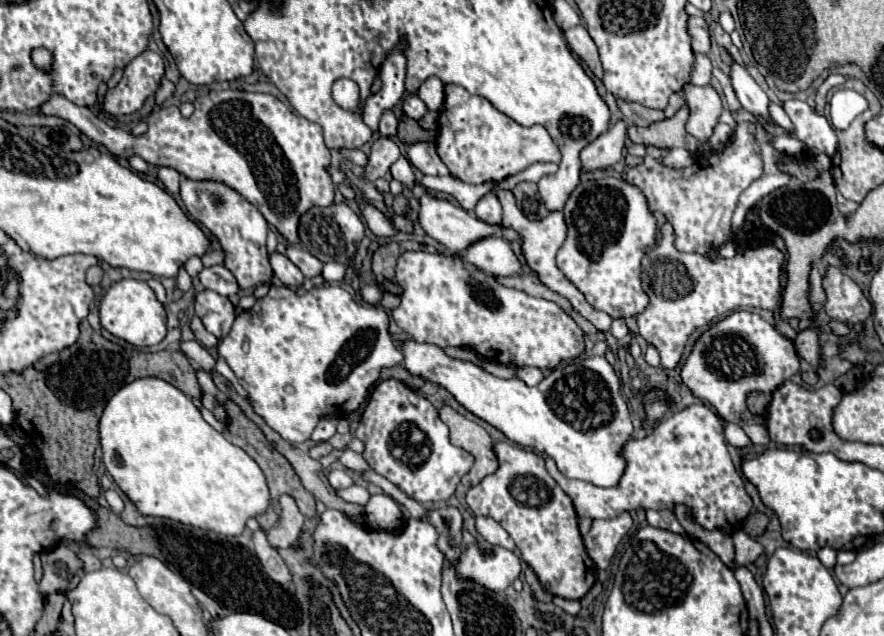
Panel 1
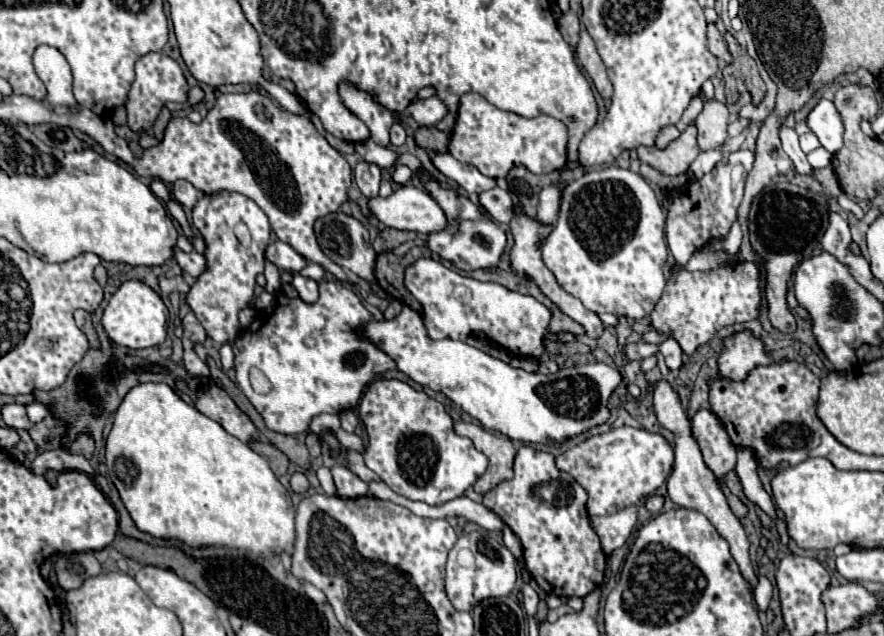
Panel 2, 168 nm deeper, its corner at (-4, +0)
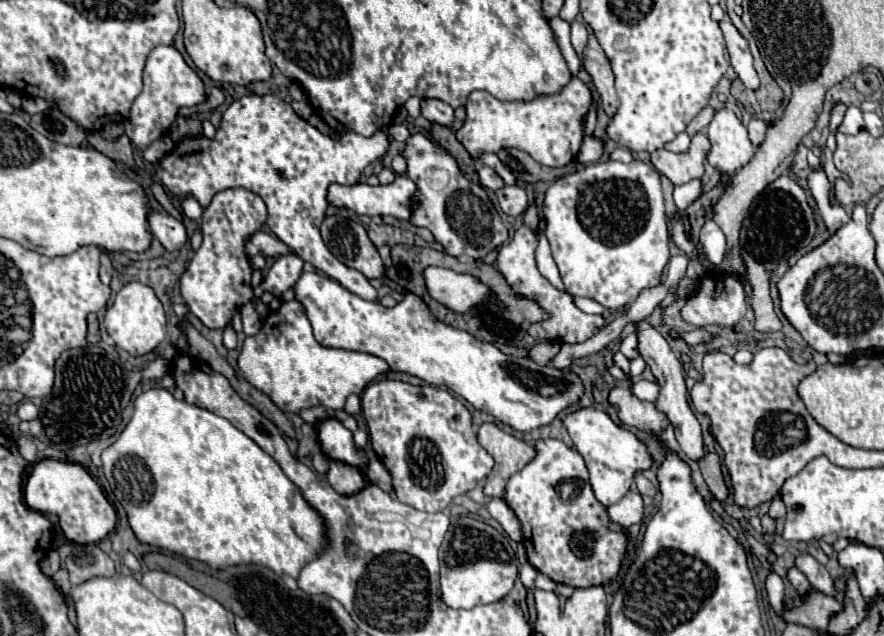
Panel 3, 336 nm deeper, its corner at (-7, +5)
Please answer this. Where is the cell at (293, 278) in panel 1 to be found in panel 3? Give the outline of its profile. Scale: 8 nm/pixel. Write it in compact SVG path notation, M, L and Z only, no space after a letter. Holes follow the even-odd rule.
M303 271L297 283L293 285L293 291L295 291L295 299L303 305L305 315L311 321L313 335L319 341L319 345L347 349L347 351L363 351L363 353L381 357L383 361L387 361L387 365L393 371L419 377L429 385L445 385L453 393L467 399L475 409L497 417L505 425L511 425L515 431L523 433L523 431L549 425L559 411L563 411L583 395L583 383L573 371L569 369L561 371L551 365L537 365L529 357L517 357L517 359L507 357L495 345L483 343L473 335L469 335L467 331L461 331L457 327L451 327L439 321L425 305L425 301L413 293L407 293L401 303L387 309L377 301L371 303L371 301L363 301L361 297L355 297L345 287L341 287L335 279L315 271Z

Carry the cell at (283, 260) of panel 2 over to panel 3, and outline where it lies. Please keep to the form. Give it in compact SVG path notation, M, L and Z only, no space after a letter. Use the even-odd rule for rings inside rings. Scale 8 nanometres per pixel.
M257 231L253 233L247 241L245 241L245 251L247 255L267 255L267 257L275 257L275 255L289 255L291 251L287 249L287 245L283 245L275 235L267 233L267 231Z

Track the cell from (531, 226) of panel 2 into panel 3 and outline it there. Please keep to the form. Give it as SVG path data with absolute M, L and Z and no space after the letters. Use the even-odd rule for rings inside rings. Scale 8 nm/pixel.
M523 225L523 227L519 227L515 231L513 239L499 249L499 255L497 255L497 261L495 261L495 269L503 275L505 283L511 287L515 297L525 297L525 299L535 301L549 315L547 319L543 319L539 323L533 323L527 329L527 333L533 339L539 339L539 341L543 341L543 339L559 341L559 343L581 343L581 341L587 341L591 335L595 335L595 331L599 331L605 325L605 319L601 315L587 315L587 313L583 313L581 309L575 307L575 303L571 301L571 295L555 289L539 273L539 269L535 265L535 249L537 249L537 239L531 233L531 229L527 229Z

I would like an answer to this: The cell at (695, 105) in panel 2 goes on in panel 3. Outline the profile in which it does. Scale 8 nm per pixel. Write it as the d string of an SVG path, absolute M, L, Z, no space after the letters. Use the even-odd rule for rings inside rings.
M705 107L689 125L687 125L687 133L693 137L695 133L699 133L699 131L705 131L707 129L707 125L711 123L711 119L713 119L713 109L711 107Z

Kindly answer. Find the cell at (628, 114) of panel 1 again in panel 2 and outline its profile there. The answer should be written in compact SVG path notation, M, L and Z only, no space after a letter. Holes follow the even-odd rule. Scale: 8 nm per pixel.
M664 126L660 132L658 132L658 136L656 136L656 144L660 146L660 148L664 148L670 140L674 140L674 138L678 138L678 128L676 126Z

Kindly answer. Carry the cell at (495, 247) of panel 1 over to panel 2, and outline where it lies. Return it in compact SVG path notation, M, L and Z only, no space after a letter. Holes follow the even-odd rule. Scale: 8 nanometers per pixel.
M424 178L428 192L432 198L442 206L448 218L448 228L440 234L430 234L428 236L428 246L432 252L436 252L440 258L454 262L460 270L478 270L478 268L492 268L500 264L500 258L506 248L506 234L504 230L486 218L478 206L474 206L468 198L458 196L454 190L442 190L438 182L432 178Z

